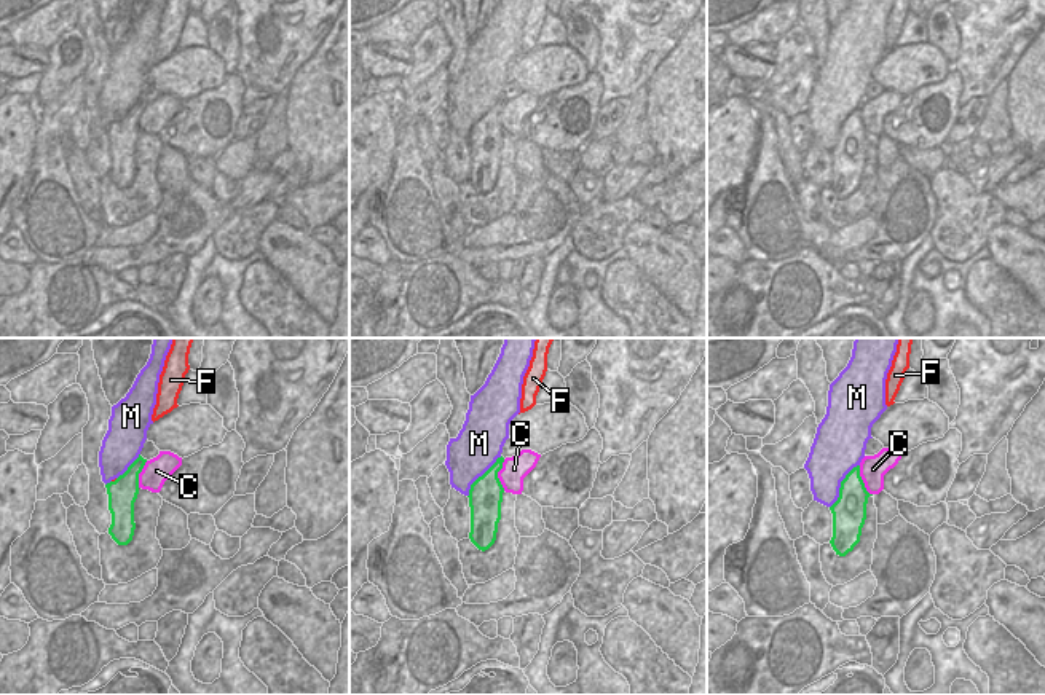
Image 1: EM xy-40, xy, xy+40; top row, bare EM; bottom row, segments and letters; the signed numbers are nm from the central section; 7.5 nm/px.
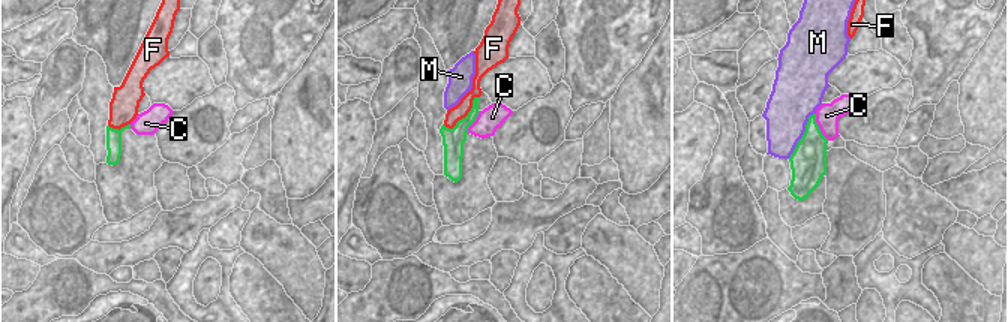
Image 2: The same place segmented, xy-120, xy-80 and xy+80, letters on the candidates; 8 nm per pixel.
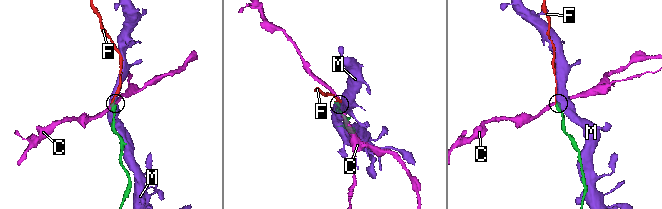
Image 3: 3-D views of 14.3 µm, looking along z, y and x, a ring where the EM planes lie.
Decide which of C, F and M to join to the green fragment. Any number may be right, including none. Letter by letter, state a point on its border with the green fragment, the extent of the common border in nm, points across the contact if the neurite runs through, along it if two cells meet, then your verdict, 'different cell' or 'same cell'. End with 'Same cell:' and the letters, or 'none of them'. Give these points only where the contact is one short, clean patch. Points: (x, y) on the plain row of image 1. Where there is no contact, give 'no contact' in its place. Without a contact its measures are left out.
C: contact xy (496, 118); length 240 nm; border xy (504, 102), (498, 115), (503, 133); different cell
F: contact xy-40 (115, 123); length 60 nm; way xy-40 (123, 134), (115, 123), (115, 121); same cell
M: contact xy+40 (841, 128); length 400 nm; different cell
Same cell: F

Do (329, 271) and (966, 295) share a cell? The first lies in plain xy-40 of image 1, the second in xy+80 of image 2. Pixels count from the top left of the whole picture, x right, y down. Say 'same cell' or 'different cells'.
different cells

